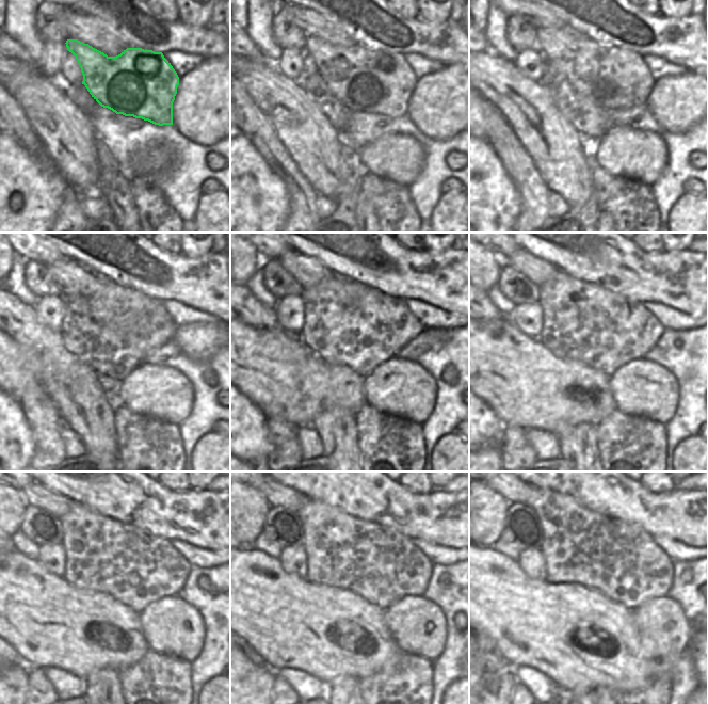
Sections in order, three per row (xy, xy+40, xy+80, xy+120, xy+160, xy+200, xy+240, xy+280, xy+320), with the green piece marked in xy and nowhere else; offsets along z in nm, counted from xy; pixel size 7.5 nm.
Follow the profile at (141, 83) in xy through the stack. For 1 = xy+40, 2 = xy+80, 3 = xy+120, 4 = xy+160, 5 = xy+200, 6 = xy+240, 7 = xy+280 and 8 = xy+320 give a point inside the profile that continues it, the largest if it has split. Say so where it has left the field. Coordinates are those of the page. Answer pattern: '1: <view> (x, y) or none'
1: xy+40 (373, 81)
2: xy+80 (627, 82)
3: xy+120 (108, 299)
4: xy+160 (308, 272)
5: xy+200 (540, 271)
6: xy+240 (35, 494)
7: xy+280 (276, 495)
8: xy+320 (520, 493)

